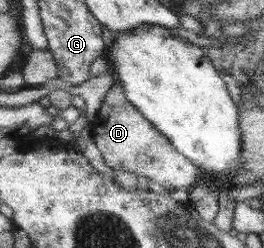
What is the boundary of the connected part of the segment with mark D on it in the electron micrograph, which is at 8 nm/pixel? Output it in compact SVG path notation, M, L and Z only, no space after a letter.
M117 80L108 91L98 112L98 118L92 122L91 132L107 166L113 170L124 170L137 176L145 176L168 191L186 191L196 184L198 174L202 170L184 156L173 142L170 142L170 139L129 101L121 80Z

